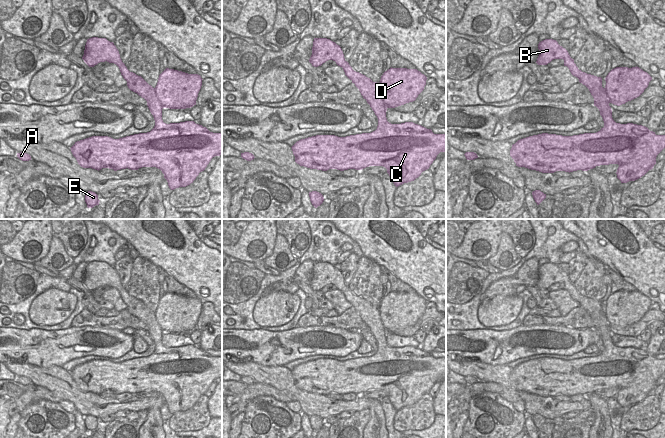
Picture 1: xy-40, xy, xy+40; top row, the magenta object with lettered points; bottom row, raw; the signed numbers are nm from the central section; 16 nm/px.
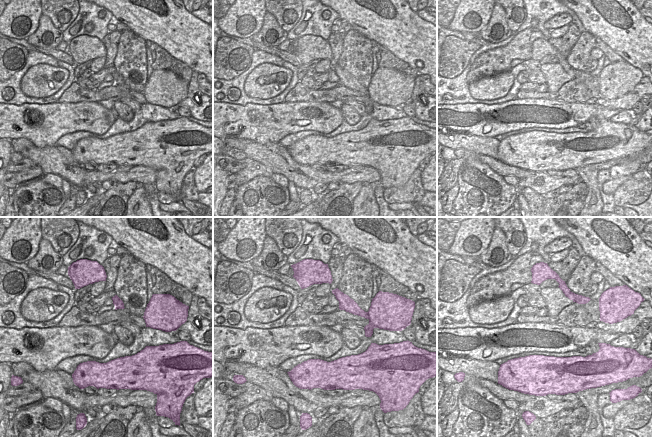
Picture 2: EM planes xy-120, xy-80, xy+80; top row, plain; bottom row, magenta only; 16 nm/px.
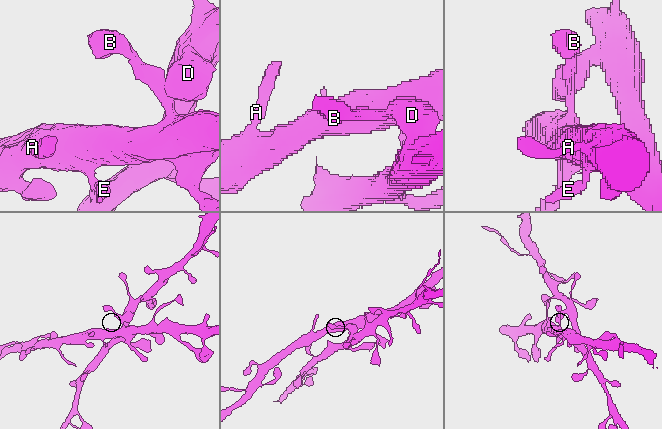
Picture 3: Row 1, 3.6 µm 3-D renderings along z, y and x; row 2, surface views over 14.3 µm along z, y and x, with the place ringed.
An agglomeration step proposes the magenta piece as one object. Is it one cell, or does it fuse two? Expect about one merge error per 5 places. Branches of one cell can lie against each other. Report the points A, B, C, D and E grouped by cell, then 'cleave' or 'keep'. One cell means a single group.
A B C D E; keep

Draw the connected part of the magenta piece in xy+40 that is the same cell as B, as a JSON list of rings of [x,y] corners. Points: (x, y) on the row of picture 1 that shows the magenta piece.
[[[545,39],[539,42],[538,49],[538,65],[563,59],[564,66],[589,89],[604,127],[596,133],[573,136],[542,133],[520,139],[510,150],[516,166],[542,173],[570,173],[618,164],[616,174],[621,183],[635,181],[653,169],[657,155],[665,148],[665,135],[656,135],[642,125],[616,123],[609,106],[610,103],[620,106],[639,97],[652,77],[637,66],[616,67],[606,76],[603,88],[602,78],[579,70],[556,40]]]

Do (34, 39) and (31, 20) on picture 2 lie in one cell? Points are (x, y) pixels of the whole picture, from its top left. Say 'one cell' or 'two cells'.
two cells

